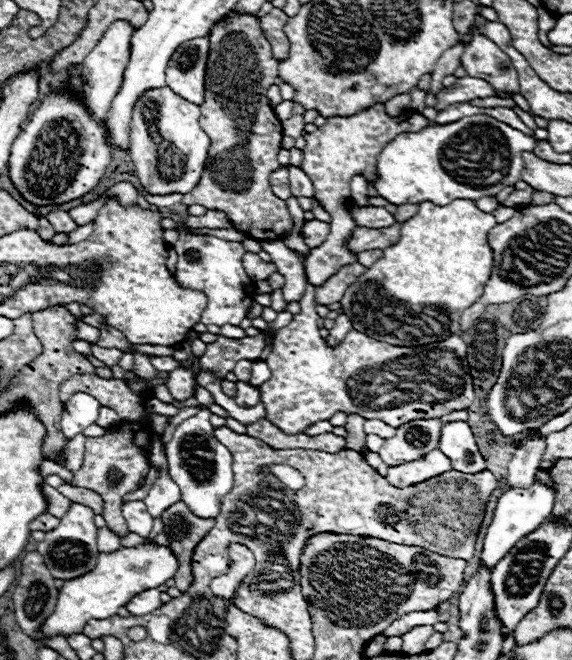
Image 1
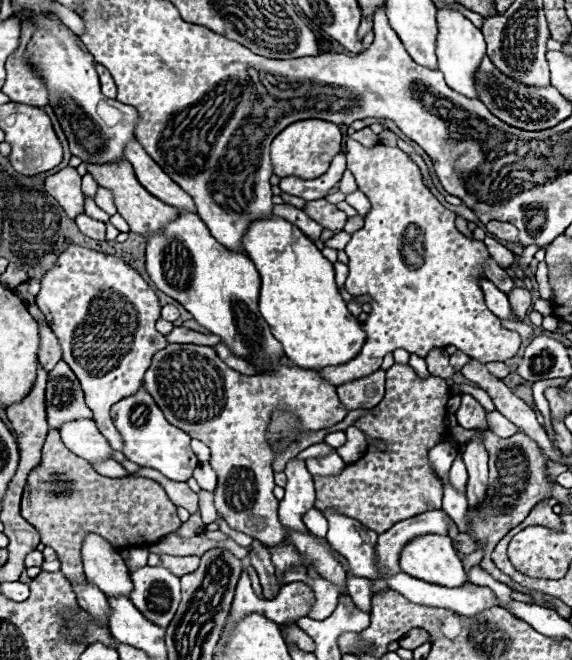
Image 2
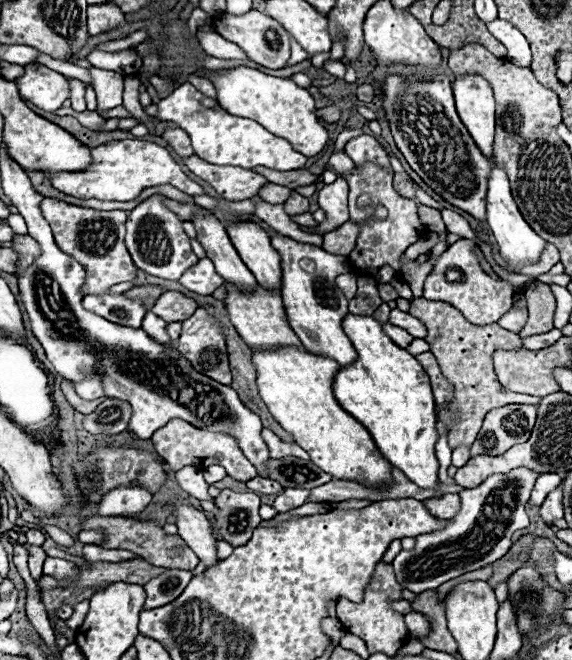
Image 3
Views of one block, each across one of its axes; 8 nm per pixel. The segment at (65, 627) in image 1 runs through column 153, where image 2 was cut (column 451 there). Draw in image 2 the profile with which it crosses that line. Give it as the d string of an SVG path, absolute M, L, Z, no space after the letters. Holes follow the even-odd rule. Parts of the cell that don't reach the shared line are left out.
M426 534L404 546L400 554L402 572L446 588L456 588L466 582L464 566L448 536Z

